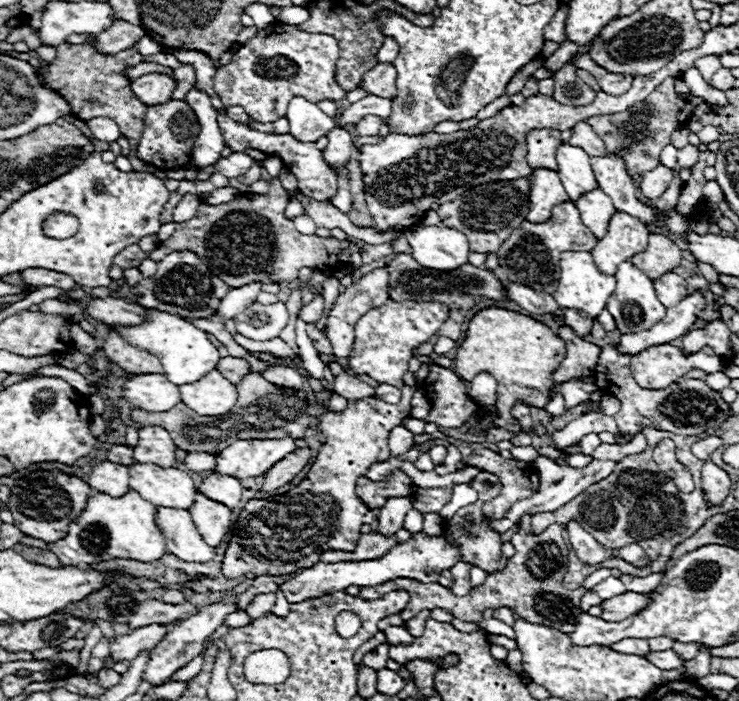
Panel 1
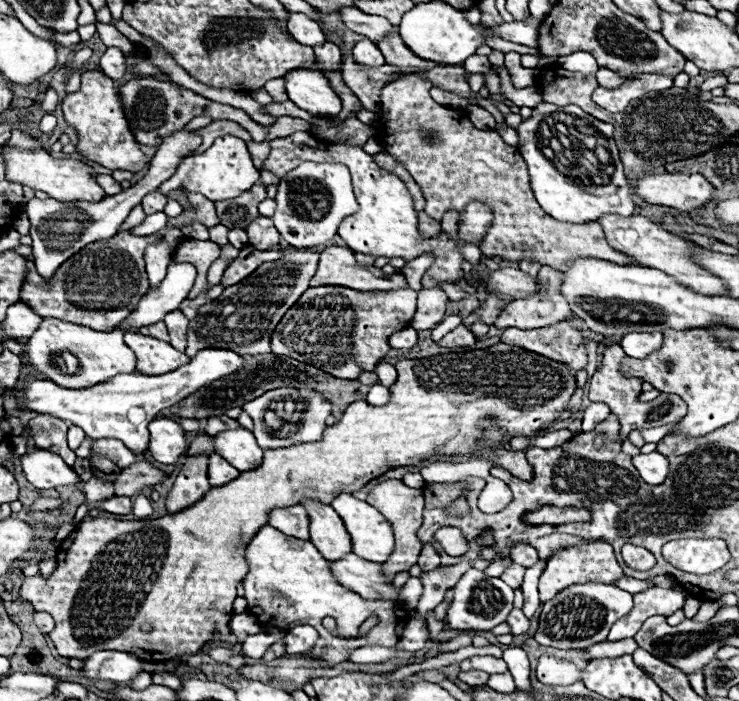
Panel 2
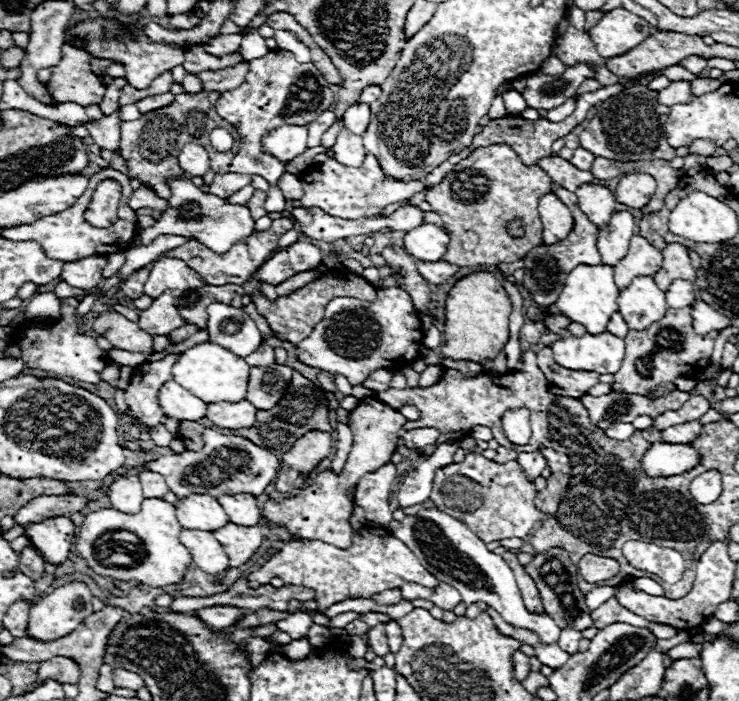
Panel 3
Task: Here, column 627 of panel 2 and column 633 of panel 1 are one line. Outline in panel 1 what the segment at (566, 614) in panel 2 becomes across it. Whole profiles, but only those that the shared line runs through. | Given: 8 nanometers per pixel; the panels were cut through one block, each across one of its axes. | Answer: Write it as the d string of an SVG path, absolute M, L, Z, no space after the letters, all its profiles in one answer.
M624 592L620 596L614 596L606 602L602 602L602 616L604 616L604 620L624 620L636 612L646 610L650 600L652 600L652 592L648 592L648 594Z

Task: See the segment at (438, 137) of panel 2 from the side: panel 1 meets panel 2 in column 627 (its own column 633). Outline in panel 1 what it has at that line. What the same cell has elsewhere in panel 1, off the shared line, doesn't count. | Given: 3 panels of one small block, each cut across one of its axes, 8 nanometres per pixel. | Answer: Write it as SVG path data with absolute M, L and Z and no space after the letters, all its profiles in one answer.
M650 234L646 250L640 254L634 254L630 262L636 264L636 268L640 268L646 276L654 280L656 276L662 276L664 272L670 272L672 268L676 268L682 258L692 262L696 260L690 251L681 250L670 238L662 234Z

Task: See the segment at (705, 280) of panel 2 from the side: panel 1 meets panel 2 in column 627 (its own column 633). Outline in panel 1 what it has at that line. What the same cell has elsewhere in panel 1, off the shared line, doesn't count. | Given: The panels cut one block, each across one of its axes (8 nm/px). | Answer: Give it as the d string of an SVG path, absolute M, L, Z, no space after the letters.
M616 212L608 222L608 232L590 250L600 272L614 274L618 264L642 252L648 244L648 228L626 212Z

